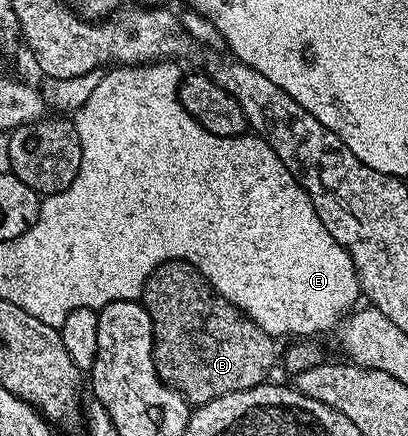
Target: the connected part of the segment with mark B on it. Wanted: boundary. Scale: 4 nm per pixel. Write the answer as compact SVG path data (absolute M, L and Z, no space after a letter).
M168 261L164 265L159 265L156 270L148 277L148 282L144 285L144 296L142 304L145 311L150 315L152 320L152 358L156 364L156 370L164 384L176 389L187 399L189 406L199 407L210 403L214 399L218 399L227 393L237 393L238 391L246 391L253 389L259 385L265 384L269 380L268 377L272 373L272 368L278 365L278 353L276 357L276 345L278 345L277 338L271 337L266 331L262 331L262 327L258 327L258 323L250 320L241 309L234 307L234 303L230 303L213 289L212 285L198 270L187 261Z

